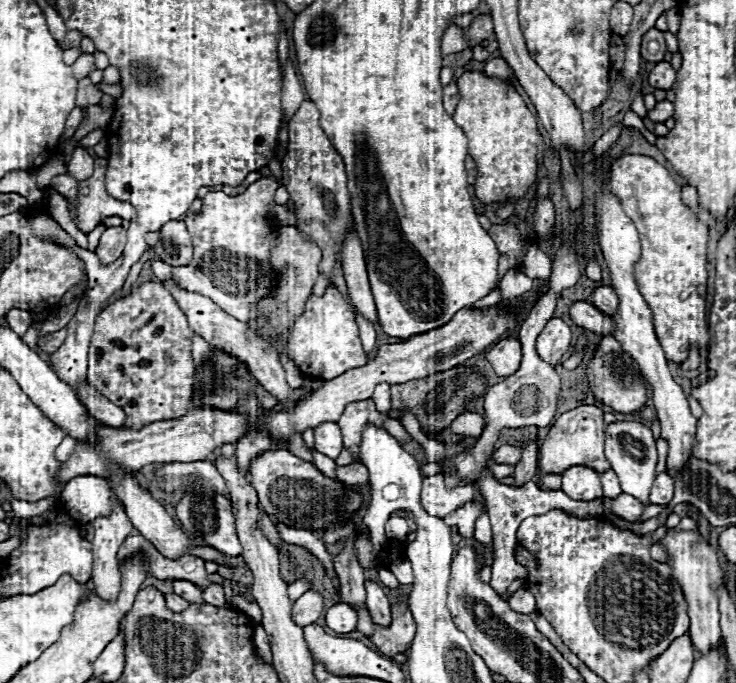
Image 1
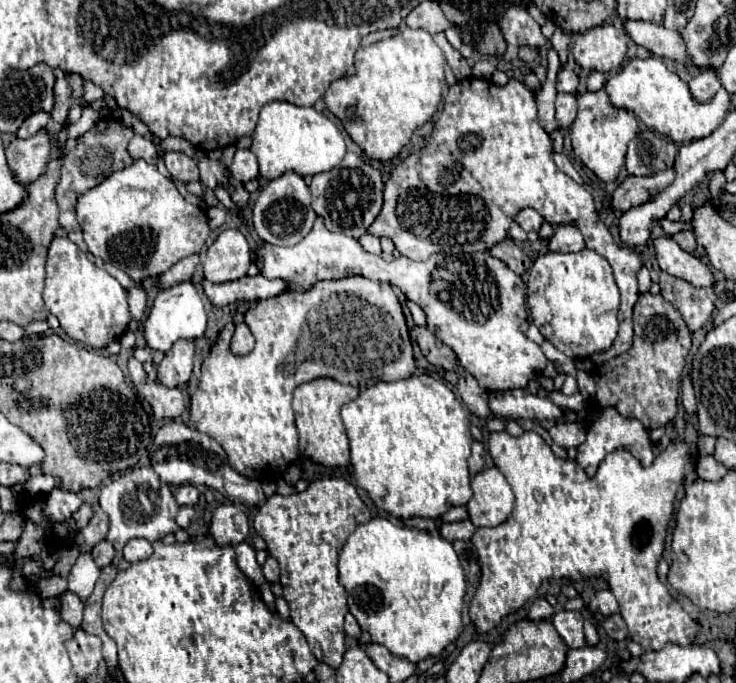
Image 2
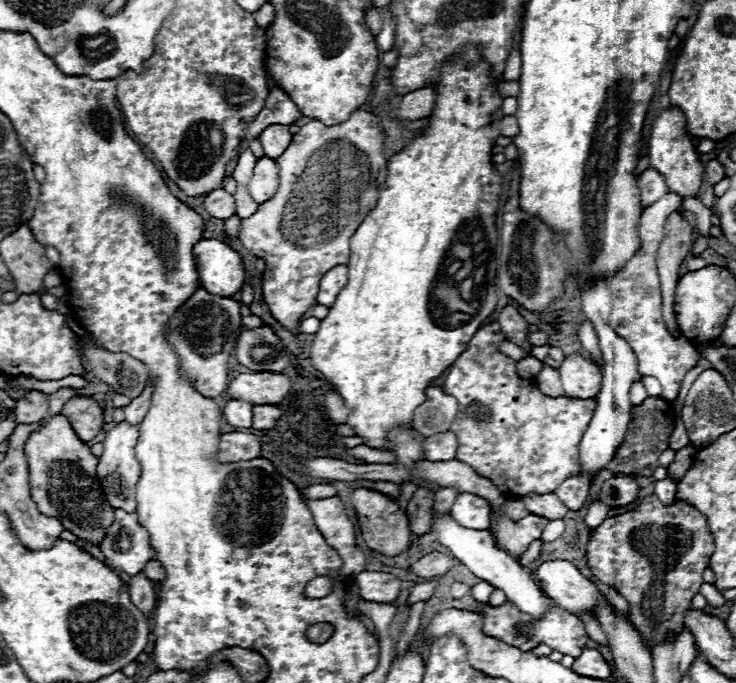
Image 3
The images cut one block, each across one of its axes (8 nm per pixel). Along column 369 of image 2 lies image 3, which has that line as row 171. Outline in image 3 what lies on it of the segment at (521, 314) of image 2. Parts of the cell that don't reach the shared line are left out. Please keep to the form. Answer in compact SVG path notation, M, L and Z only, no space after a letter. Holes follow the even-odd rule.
M260 158L254 166L254 174L248 182L248 192L256 204L266 202L278 190L278 164L270 158Z

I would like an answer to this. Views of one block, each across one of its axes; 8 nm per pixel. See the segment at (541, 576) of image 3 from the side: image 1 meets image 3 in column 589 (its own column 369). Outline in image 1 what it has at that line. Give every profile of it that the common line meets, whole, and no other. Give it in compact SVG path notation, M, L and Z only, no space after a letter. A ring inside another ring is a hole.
M366 580L366 606L370 610L370 616L374 620L374 624L382 624L388 626L390 624L390 602L382 590L380 584L376 584L374 580Z

